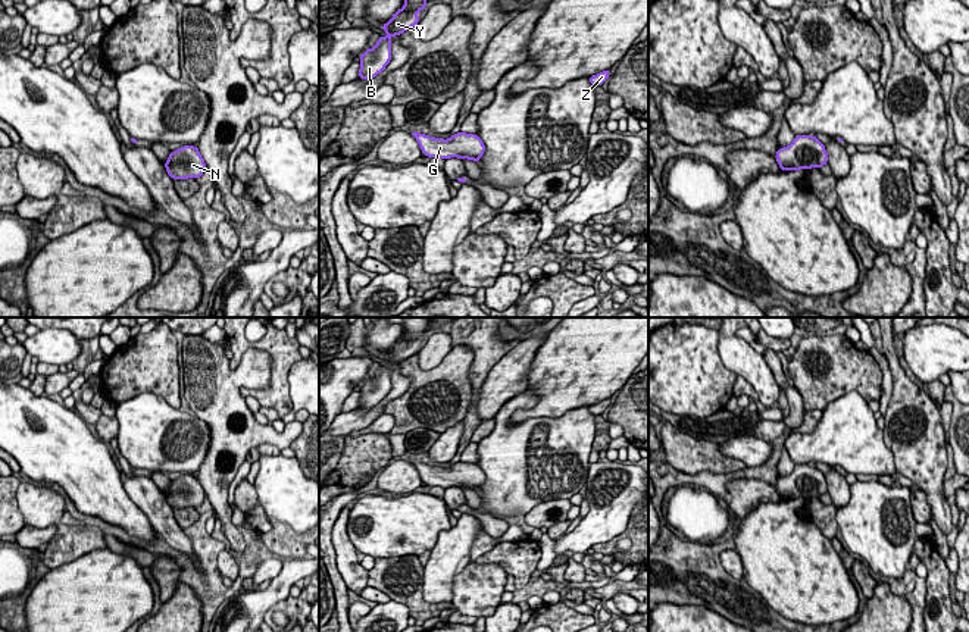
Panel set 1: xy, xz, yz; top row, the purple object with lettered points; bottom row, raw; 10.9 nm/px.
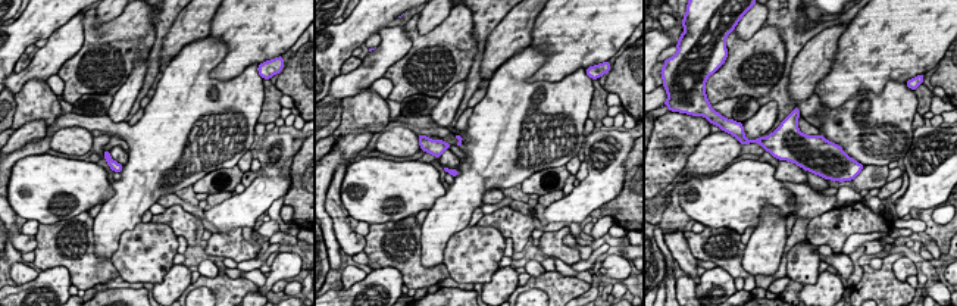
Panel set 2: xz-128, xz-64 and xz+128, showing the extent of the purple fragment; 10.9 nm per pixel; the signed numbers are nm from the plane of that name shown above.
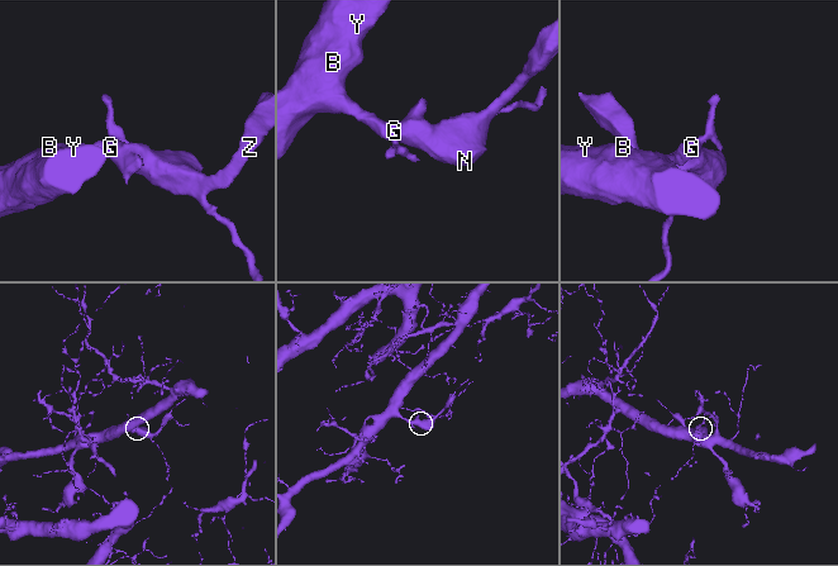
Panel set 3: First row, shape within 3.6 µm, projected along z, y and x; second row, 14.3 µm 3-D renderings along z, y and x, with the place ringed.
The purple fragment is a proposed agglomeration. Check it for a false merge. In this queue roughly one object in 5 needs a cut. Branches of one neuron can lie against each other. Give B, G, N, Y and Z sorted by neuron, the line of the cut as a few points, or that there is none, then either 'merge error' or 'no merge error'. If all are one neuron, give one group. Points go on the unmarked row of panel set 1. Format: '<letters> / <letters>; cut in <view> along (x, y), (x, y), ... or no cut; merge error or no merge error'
B G N Y Z; no cut; no merge error

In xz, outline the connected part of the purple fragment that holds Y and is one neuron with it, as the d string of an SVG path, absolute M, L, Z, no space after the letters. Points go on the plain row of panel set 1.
M387 317L391 323L401 323L404 335L398 338L394 345L381 356L391 366L379 365L373 378L368 378L360 384L360 400L362 409L372 409L381 403L391 389L391 367L403 363L406 359L419 353L421 347L416 341L422 341L426 335L429 317Z

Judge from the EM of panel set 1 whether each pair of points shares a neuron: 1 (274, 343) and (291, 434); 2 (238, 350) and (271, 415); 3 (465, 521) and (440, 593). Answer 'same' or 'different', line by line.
1: different
2: different
3: same

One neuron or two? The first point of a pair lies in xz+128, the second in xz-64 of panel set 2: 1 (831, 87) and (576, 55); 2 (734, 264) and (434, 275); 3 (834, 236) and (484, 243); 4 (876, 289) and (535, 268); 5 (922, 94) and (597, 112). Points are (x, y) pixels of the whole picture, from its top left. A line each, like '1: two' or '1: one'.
1: one
2: one
3: two
4: two
5: one

